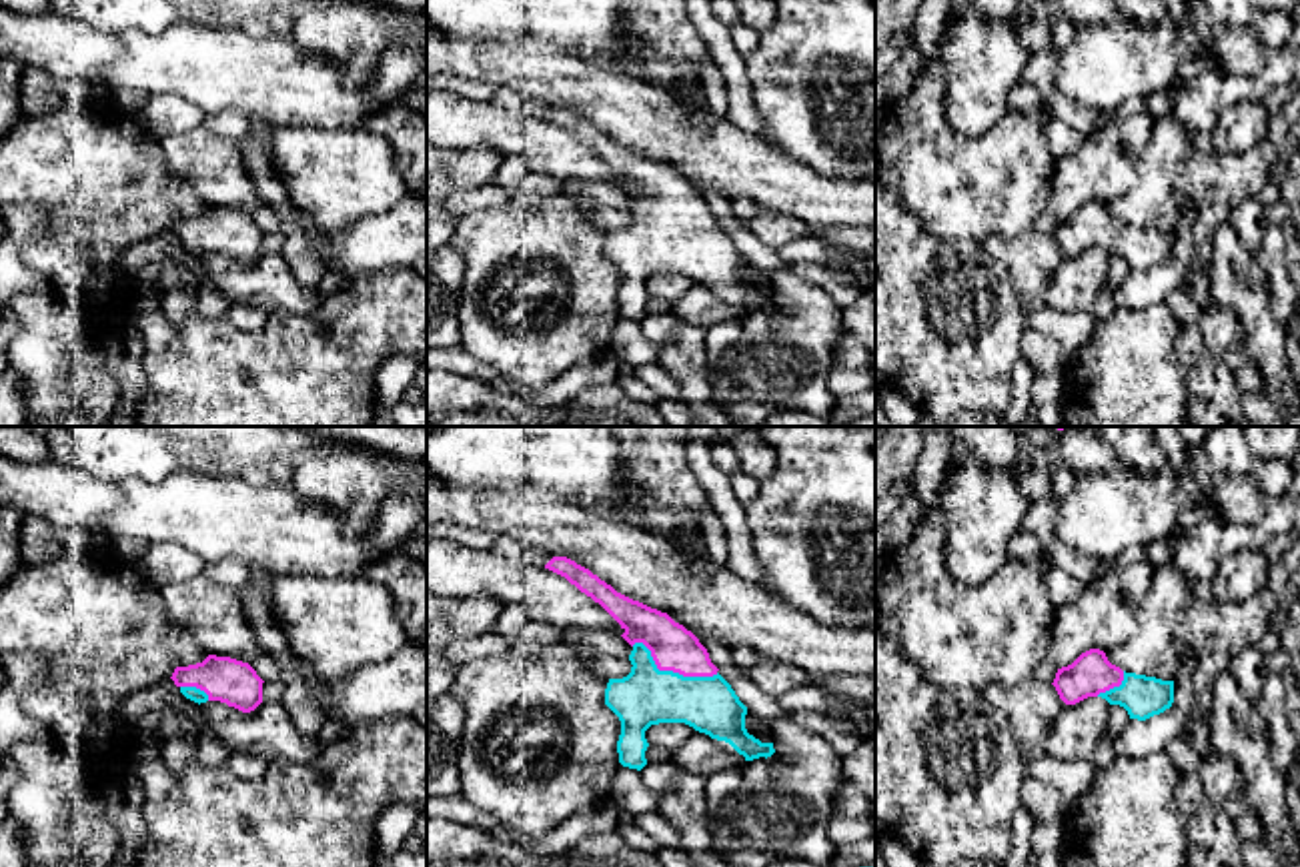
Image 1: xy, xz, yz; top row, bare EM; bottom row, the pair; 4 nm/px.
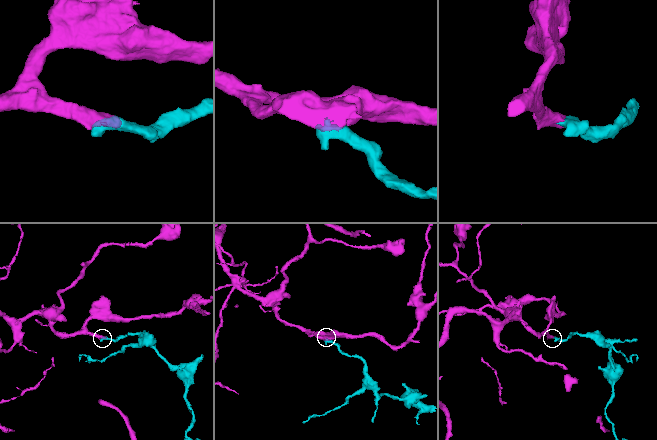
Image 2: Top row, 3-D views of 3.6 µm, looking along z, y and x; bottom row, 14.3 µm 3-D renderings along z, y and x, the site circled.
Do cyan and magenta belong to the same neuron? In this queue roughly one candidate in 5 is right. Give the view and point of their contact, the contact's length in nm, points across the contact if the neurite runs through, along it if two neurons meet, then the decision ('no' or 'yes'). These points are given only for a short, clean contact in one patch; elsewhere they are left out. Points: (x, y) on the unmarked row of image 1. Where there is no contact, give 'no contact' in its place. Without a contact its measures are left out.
contact xz (672, 223); length 360 nm; way xz (647, 247), (672, 223), (674, 199); yes

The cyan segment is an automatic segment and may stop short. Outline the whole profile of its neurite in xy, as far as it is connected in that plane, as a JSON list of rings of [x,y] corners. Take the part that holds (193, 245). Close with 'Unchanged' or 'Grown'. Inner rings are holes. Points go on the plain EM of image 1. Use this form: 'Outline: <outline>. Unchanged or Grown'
Outline: [[[208,206],[202,214],[176,218],[172,228],[180,244],[194,252],[220,252],[242,264],[262,254],[262,230],[242,212]]]. Grown

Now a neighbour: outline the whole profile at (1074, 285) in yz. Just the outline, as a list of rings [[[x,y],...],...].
[[[1088,248],[1076,256],[1066,256],[1050,274],[1044,288],[1044,304],[1064,312],[1088,312],[1108,284],[1110,258],[1102,248]]]

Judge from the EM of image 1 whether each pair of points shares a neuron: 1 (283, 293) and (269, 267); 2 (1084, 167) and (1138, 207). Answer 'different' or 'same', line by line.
1: same
2: different

